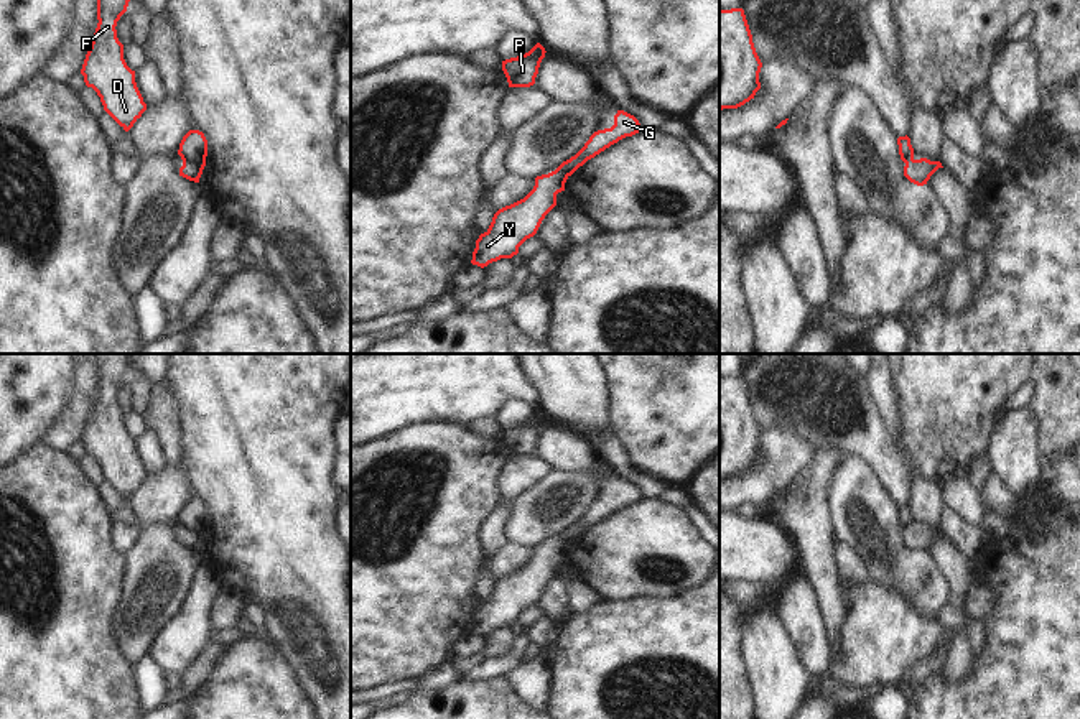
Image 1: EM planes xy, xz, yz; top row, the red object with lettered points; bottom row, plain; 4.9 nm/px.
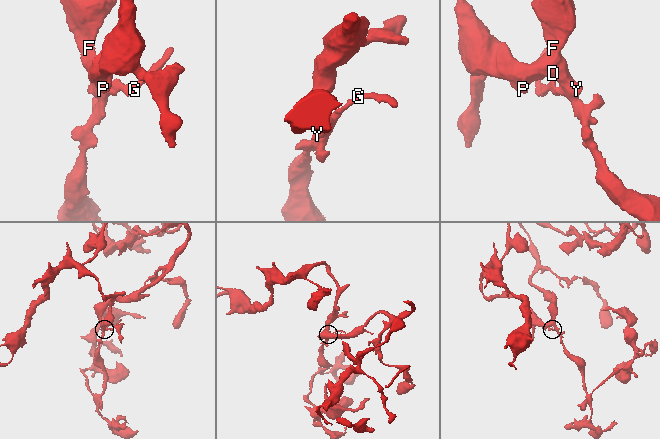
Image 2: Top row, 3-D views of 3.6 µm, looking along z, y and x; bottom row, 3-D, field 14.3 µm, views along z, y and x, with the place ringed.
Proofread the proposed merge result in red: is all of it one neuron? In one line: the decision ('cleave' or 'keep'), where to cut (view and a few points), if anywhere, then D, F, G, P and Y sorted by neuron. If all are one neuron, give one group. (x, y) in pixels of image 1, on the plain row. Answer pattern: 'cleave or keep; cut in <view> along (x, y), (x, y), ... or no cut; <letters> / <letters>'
cleave; cut in xy along (183, 530), (201, 538); D F P Y / G

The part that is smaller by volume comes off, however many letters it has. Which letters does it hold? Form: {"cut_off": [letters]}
{"cut_off": ["G"]}

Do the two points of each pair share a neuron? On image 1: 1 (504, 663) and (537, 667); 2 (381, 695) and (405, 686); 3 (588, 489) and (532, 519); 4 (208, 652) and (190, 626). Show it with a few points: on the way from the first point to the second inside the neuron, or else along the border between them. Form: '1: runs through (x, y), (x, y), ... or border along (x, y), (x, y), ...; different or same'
1: border along (524, 662), (502, 677); different
2: runs through (387, 691), (399, 688); same
3: runs through (575, 492), (563, 496), (545, 509); same
4: border along (209, 642), (181, 673); different

